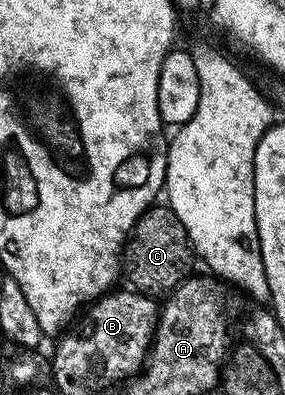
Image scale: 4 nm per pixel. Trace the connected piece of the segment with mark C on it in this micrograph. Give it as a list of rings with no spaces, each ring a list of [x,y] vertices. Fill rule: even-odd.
[[[151,205],[130,229],[126,245],[122,248],[120,270],[124,278],[130,281],[127,283],[139,294],[166,296],[191,273],[190,265],[196,262],[196,255],[184,224],[180,224],[180,220],[170,211],[169,205],[158,205]]]

